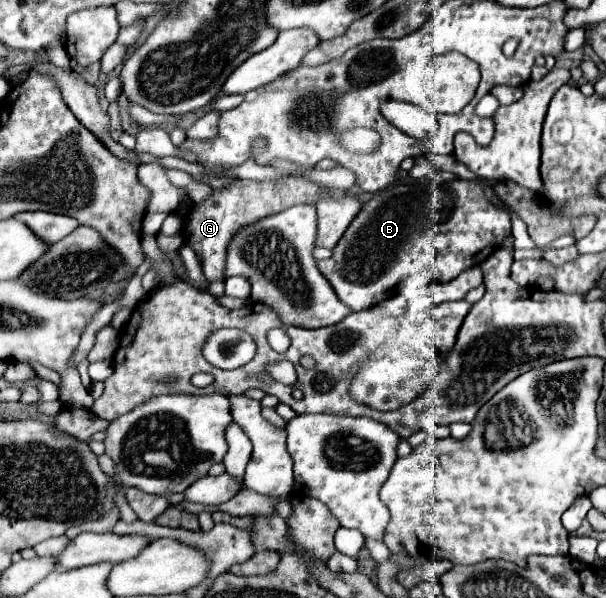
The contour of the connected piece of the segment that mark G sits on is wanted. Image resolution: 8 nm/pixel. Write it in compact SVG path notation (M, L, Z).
M286 177L278 181L242 181L240 179L222 191L214 191L212 197L206 199L202 205L194 205L184 223L184 237L194 247L194 251L202 257L202 271L206 279L210 283L216 279L220 281L224 279L222 271L224 271L226 247L238 229L242 229L244 225L252 221L258 221L260 217L268 217L292 205L300 205L300 203L314 205L318 201L318 193L320 193L320 187L302 177Z

